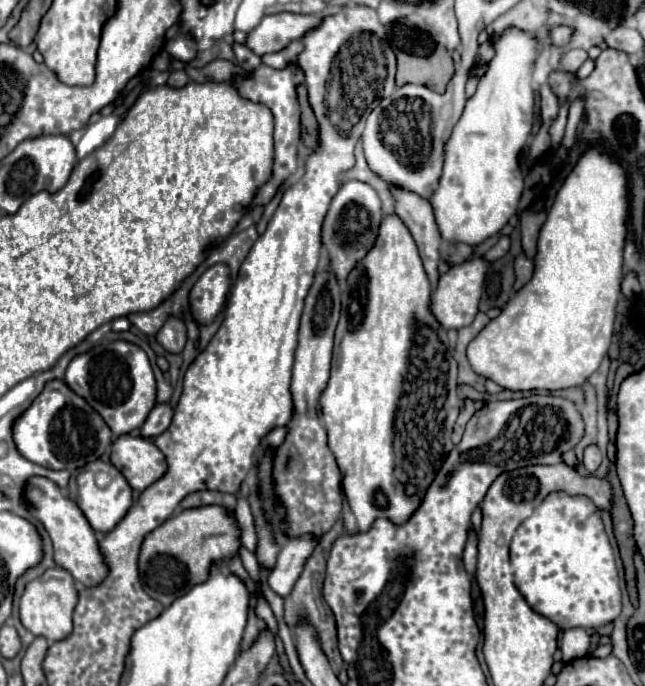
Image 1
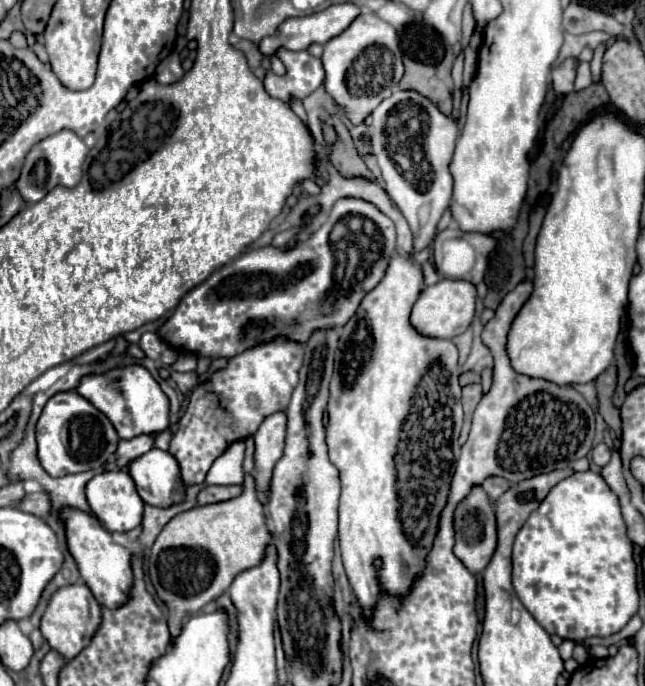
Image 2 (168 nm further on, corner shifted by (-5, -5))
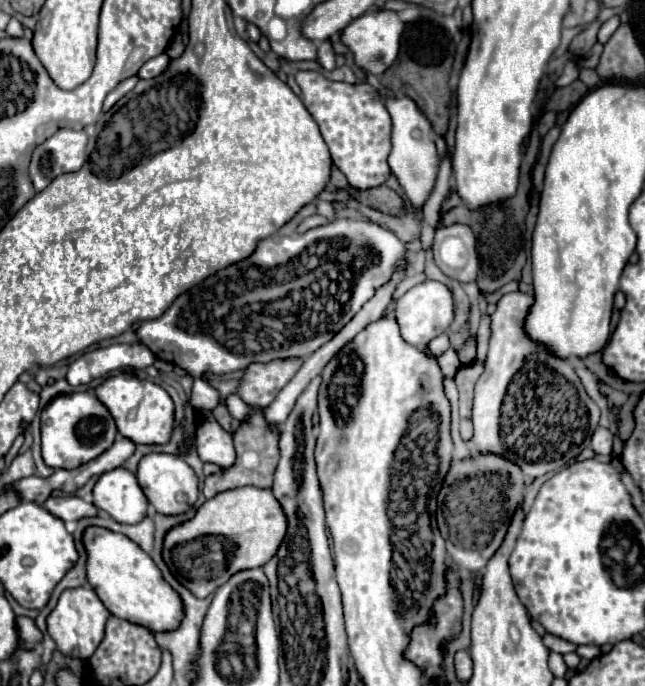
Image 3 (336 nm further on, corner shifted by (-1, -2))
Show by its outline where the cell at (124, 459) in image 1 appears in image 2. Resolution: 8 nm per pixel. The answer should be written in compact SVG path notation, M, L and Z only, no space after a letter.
M150 449L148 453L132 461L128 465L128 471L144 503L154 507L170 507L174 505L174 501L176 503L184 501L186 485L182 483L178 461L168 451Z

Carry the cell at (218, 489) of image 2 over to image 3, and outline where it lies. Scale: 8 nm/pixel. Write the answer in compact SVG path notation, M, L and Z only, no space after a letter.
M258 410L250 420L242 422L234 432L234 446L238 460L234 468L226 468L220 474L208 476L202 488L206 498L212 498L220 492L240 488L240 486L254 486L254 488L270 488L274 468L278 464L278 428L266 428L266 420L262 420L262 410Z

